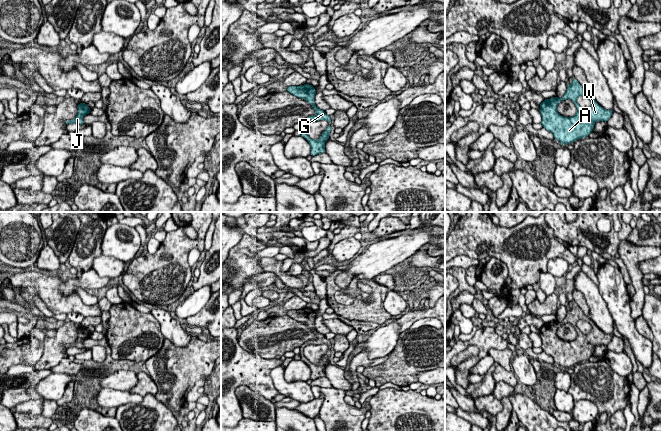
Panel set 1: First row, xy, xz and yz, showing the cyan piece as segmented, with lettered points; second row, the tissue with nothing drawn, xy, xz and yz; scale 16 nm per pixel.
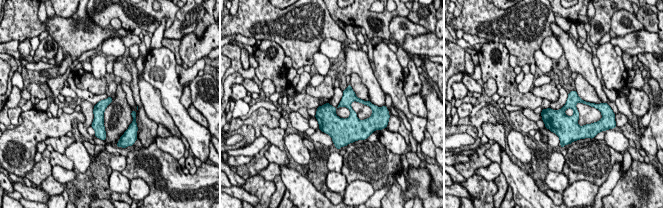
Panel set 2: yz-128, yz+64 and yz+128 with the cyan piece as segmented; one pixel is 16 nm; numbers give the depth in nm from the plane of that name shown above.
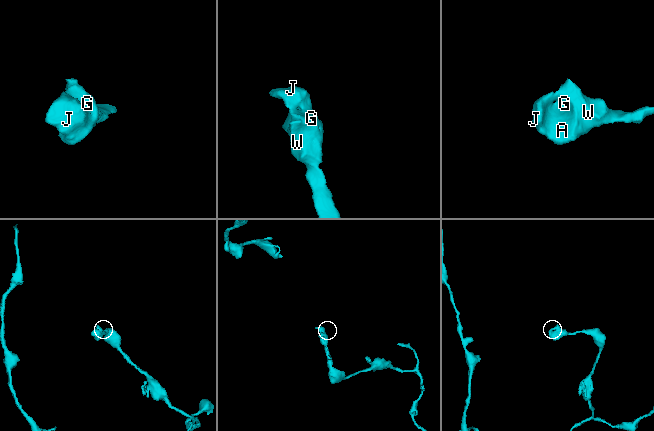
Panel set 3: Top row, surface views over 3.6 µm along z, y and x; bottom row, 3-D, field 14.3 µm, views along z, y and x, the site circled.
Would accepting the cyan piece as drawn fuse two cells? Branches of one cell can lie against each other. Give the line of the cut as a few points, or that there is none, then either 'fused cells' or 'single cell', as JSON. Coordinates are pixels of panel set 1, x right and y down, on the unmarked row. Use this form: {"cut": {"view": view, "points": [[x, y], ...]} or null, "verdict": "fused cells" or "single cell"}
{"cut": null, "verdict": "single cell"}

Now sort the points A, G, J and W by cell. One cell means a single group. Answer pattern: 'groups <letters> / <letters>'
groups A G J W

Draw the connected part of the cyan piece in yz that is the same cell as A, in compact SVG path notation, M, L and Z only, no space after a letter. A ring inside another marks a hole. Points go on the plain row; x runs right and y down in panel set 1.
M575 302L572 308L567 310L566 317L561 323L558 321L544 323L540 328L539 335L542 340L542 350L564 370L588 360L593 356L595 346L607 346L613 338L611 334L605 334L601 331ZM579 320L587 321L592 326L589 334L583 334L577 327ZM566 323L571 323L576 329L577 337L573 341L564 341L557 336L558 328Z

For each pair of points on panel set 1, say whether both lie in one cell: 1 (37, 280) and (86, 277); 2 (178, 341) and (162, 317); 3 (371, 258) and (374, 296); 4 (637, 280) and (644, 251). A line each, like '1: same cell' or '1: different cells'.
1: different cells
2: same cell
3: different cells
4: same cell

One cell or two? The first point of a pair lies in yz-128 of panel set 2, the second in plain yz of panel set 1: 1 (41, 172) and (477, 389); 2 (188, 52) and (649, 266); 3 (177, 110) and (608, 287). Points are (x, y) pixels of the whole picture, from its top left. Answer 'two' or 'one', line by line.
1: one
2: two
3: one

